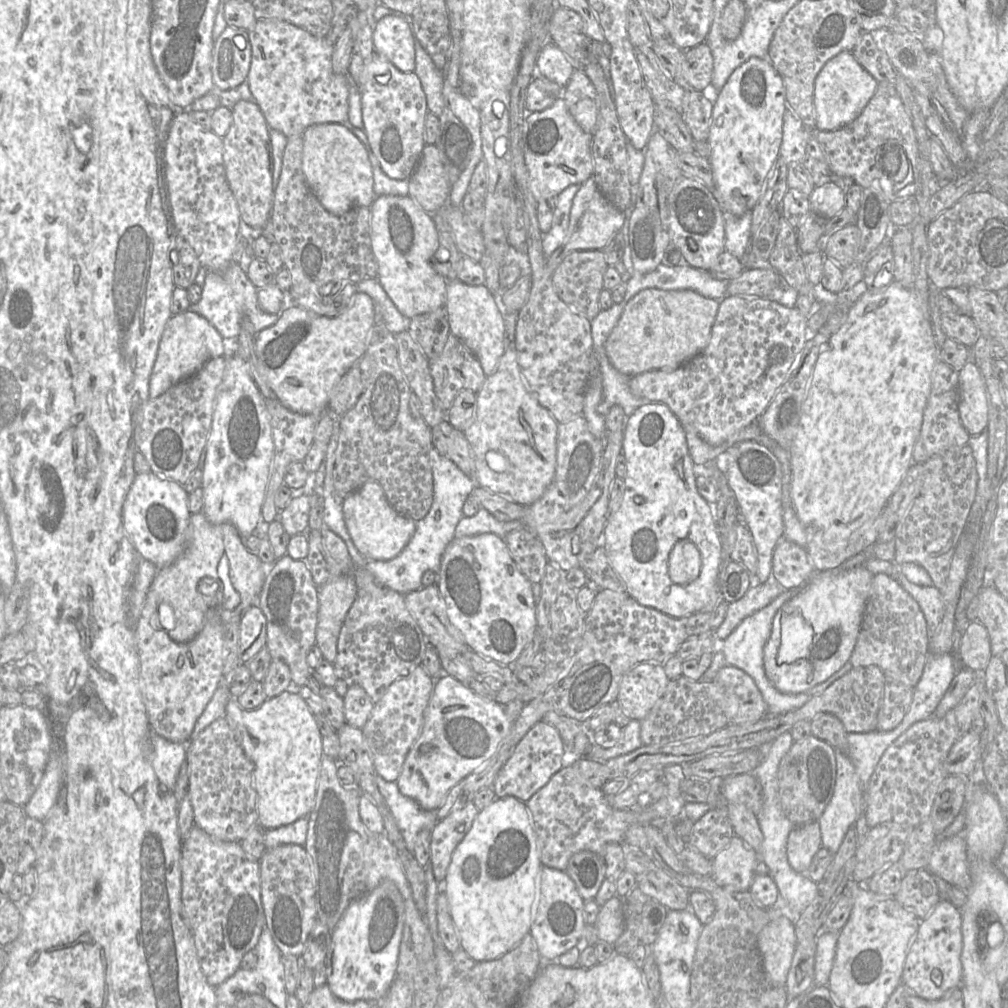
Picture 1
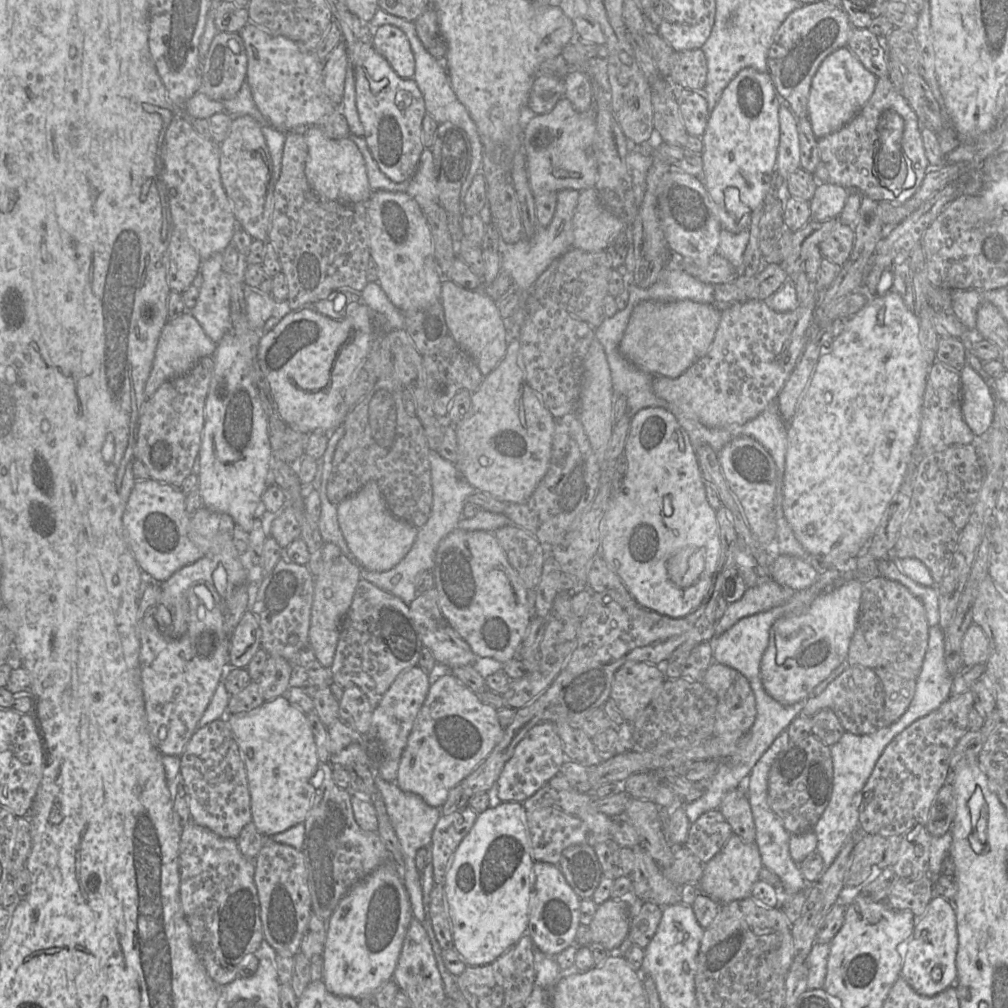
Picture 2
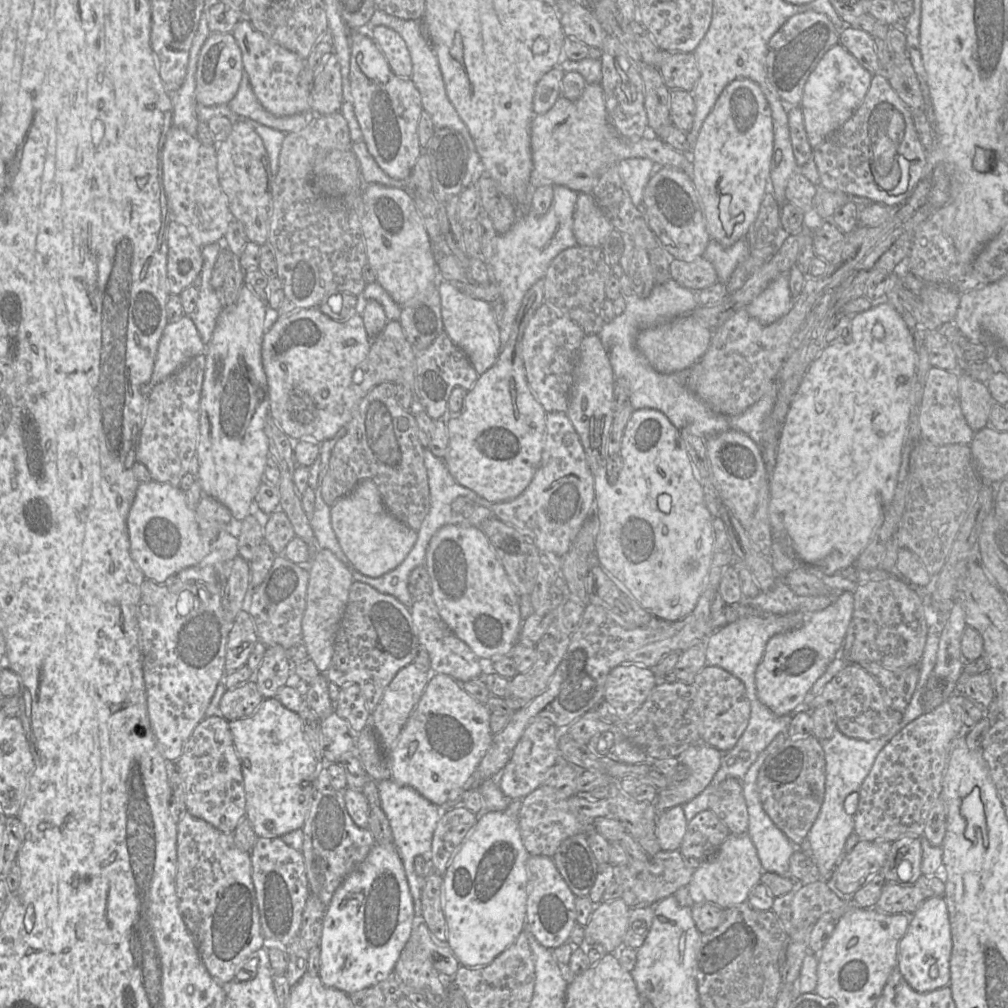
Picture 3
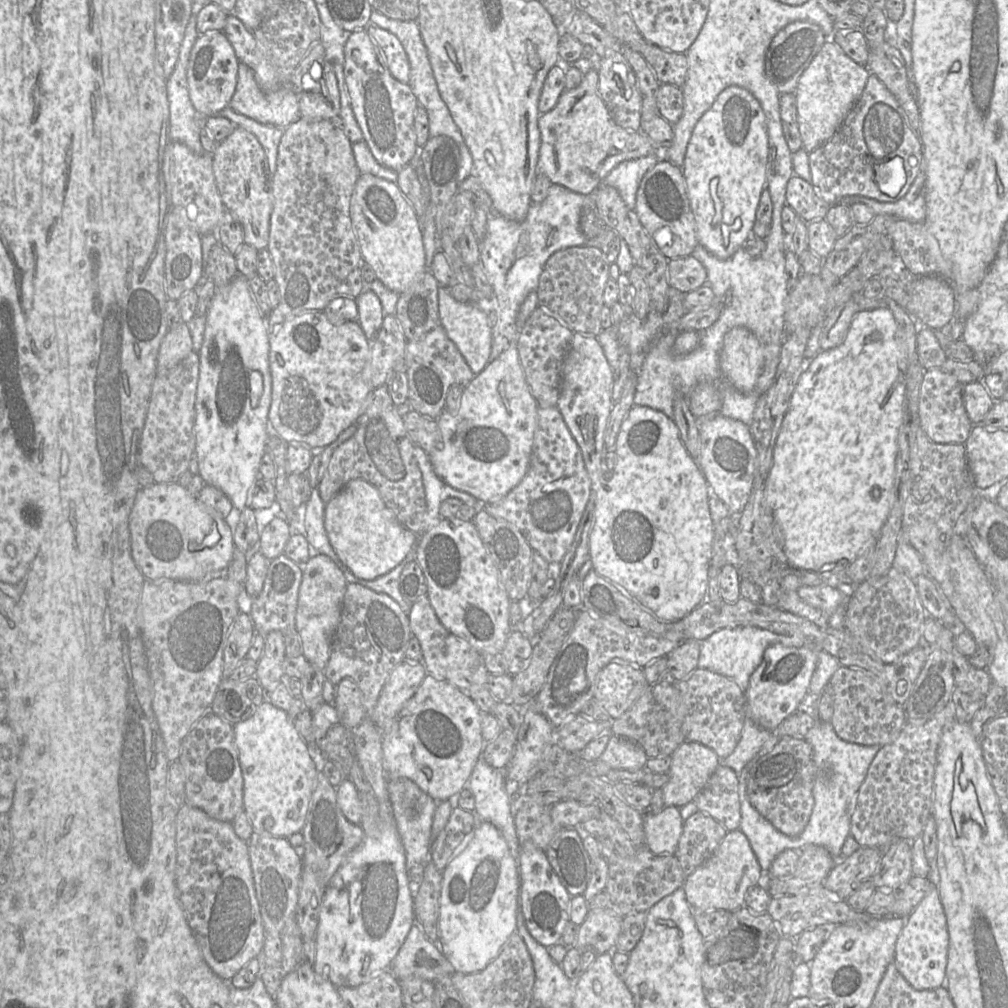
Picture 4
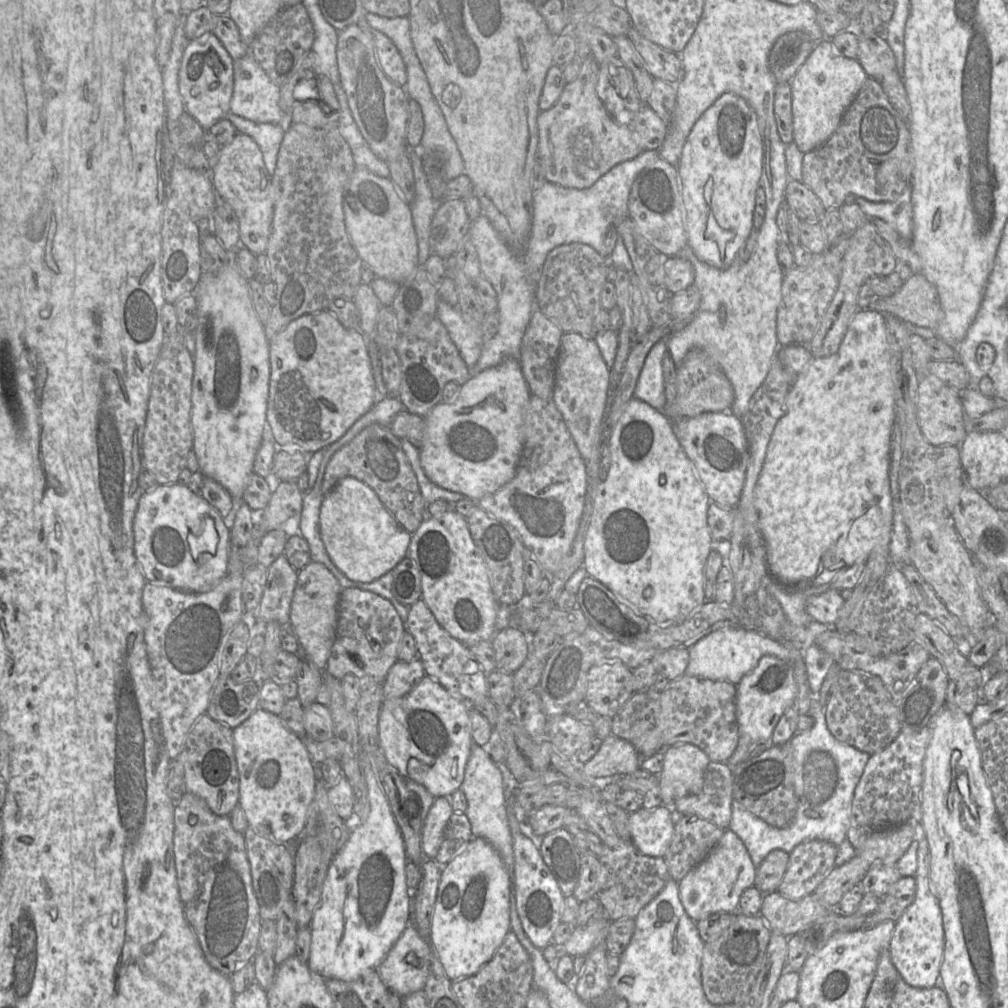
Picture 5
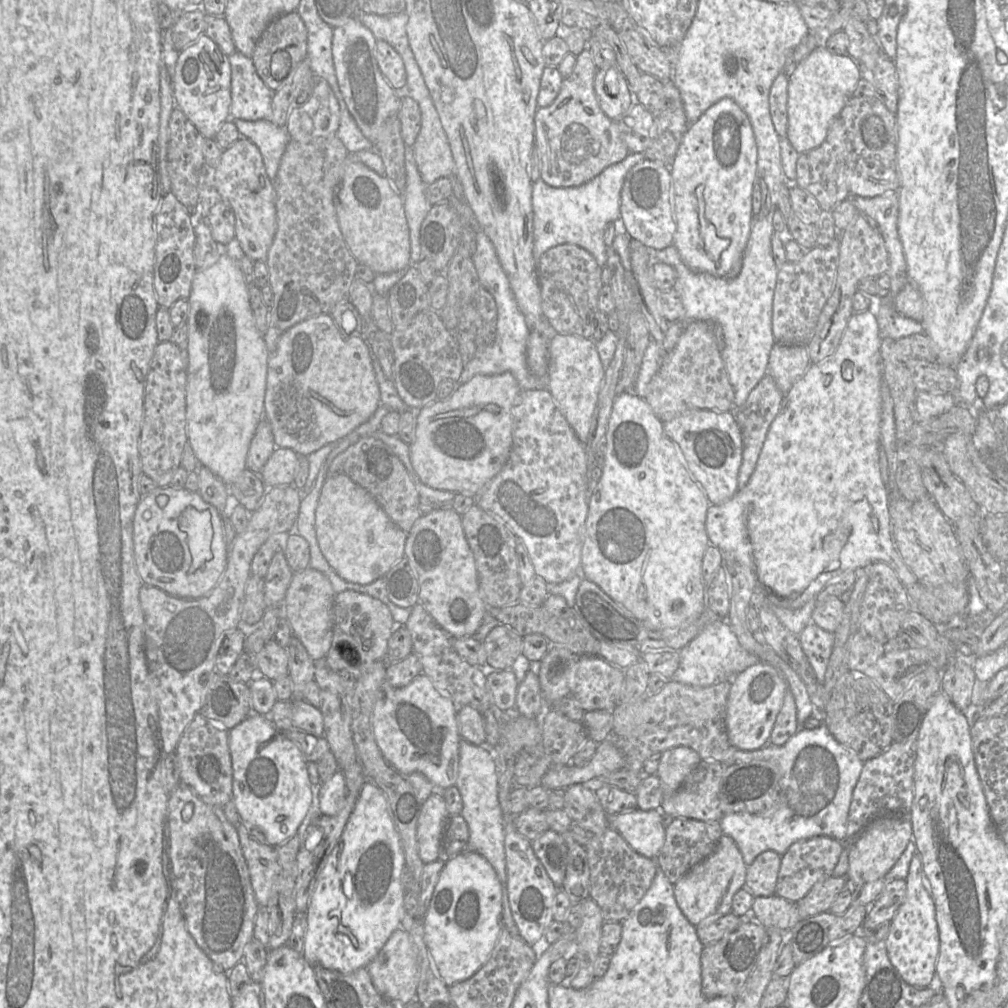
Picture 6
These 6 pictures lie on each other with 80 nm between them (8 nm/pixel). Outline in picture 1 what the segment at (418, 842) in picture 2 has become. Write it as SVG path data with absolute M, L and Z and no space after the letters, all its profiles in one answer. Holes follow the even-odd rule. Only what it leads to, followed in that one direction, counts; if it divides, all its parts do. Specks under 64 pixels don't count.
M376 776L376 784L379 792L385 799L405 842L406 849L414 855L414 845L417 834L422 829L431 829L438 821L436 812L423 810L413 799L404 796L399 791L397 782L389 782L381 776Z

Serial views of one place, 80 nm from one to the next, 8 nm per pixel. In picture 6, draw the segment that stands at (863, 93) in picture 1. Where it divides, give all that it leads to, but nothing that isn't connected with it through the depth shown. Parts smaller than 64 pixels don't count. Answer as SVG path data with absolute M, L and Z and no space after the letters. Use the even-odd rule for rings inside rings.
M826 47L815 48L792 72L785 72L788 82L787 138L799 153L820 146L828 134L833 120L852 96L860 80L859 64L849 55L837 55Z

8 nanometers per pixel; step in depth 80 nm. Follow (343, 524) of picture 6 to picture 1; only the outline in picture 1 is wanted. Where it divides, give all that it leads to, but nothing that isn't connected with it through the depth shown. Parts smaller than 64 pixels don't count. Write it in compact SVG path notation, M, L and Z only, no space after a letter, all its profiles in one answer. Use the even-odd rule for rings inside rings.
M375 480L367 481L344 498L342 510L355 547L369 559L386 561L398 556L416 530L416 521L396 512L387 501L382 486Z

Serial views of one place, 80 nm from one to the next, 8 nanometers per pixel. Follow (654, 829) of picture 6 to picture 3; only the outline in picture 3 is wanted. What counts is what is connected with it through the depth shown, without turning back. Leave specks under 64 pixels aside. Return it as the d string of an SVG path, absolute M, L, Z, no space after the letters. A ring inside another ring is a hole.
M682 805L667 809L656 820L656 836L661 851L679 850L687 830L687 820Z

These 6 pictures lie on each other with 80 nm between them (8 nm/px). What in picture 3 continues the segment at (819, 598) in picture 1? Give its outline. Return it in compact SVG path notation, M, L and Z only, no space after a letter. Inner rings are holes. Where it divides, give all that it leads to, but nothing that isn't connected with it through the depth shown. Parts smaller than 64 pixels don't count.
M843 591L839 593L834 602L825 609L814 613L804 613L804 623L800 628L778 633L771 637L755 673L755 683L759 701L778 716L793 715L800 711L802 706L807 706L809 690L825 673L829 664L841 655L853 609L853 592Z

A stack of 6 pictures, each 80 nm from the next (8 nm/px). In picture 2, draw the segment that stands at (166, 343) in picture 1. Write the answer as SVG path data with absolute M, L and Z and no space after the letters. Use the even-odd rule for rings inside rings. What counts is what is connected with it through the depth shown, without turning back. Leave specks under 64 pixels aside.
M186 311L176 318L169 318L162 329L151 372L145 385L146 397L152 397L164 382L189 372L201 358L212 356L216 346L217 344L206 335L190 311Z

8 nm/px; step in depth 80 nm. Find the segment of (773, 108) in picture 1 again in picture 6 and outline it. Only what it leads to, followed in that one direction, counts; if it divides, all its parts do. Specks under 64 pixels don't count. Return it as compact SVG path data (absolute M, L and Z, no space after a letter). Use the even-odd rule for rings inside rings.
M722 98L709 107L697 121L690 124L684 134L670 166L672 179L672 212L676 223L676 231L673 236L673 246L686 266L691 270L706 272L717 277L725 277L734 263L743 256L752 226L752 189L757 173L757 146L750 121L745 112L731 98Z

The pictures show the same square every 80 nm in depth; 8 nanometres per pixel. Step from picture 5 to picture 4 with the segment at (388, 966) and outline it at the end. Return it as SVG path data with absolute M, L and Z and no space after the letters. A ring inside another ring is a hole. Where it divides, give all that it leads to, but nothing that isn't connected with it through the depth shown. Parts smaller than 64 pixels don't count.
M415 923L389 970L399 981L409 977L434 981L437 977L456 972L440 950L440 941L430 941L423 929Z

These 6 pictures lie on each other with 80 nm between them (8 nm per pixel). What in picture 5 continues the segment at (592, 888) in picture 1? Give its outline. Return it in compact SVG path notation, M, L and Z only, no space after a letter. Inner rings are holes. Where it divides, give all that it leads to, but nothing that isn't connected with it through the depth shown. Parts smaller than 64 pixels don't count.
M565 828L549 832L538 840L541 856L564 896L573 895L580 874L580 853Z

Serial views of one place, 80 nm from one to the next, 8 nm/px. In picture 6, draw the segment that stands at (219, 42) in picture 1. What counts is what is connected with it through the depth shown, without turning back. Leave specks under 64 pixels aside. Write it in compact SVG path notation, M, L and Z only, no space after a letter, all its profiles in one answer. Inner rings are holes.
M202 34L179 52L172 87L175 106L182 110L205 139L214 138L221 124L230 118L231 66L228 56Z

